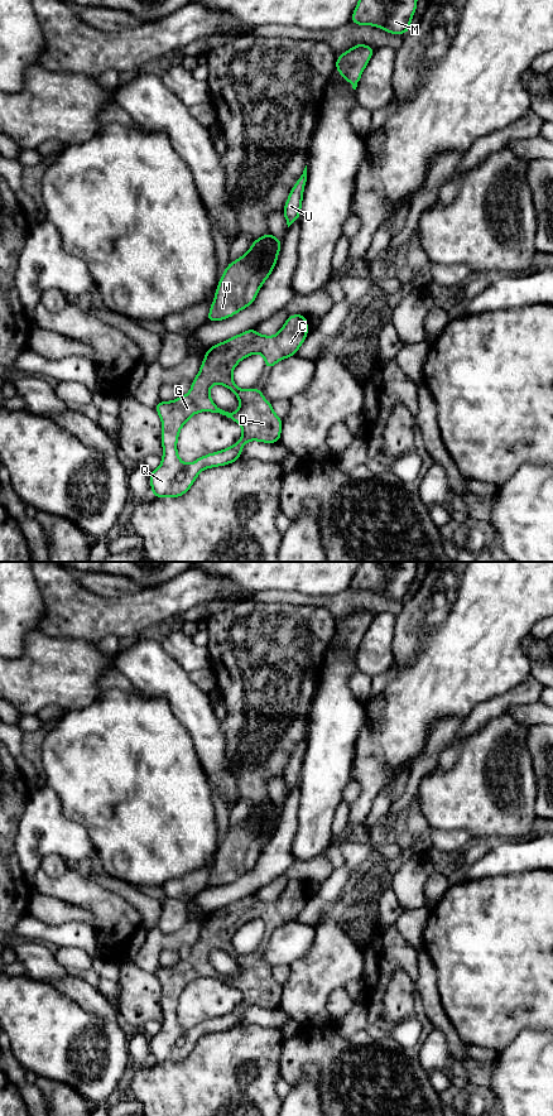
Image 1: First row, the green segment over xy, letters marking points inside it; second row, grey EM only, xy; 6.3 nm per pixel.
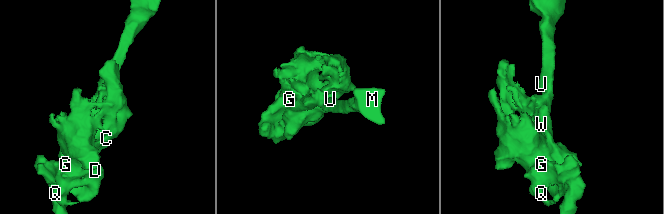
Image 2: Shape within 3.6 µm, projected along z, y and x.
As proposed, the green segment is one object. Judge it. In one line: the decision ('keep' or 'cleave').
cleave

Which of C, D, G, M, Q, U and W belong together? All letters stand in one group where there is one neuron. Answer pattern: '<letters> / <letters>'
C D G Q / M U W

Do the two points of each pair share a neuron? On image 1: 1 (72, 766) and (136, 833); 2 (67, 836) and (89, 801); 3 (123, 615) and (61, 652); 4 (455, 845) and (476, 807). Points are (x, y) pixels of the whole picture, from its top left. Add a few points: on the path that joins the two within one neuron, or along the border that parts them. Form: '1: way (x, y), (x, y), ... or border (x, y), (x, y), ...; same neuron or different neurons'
1: way (92, 787), (105, 799), (106, 819), (116, 821); same neuron
2: border (58, 797), (62, 811), (83, 827), (94, 845); different neurons
3: border (52, 636), (81, 638), (96, 644); different neurons
4: border (433, 828), (465, 830), (474, 838); different neurons

